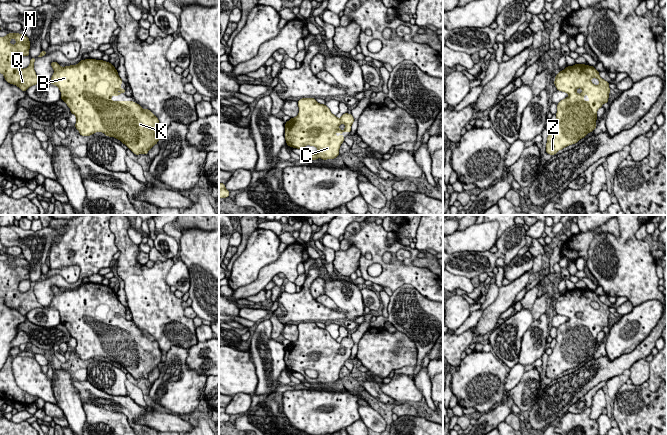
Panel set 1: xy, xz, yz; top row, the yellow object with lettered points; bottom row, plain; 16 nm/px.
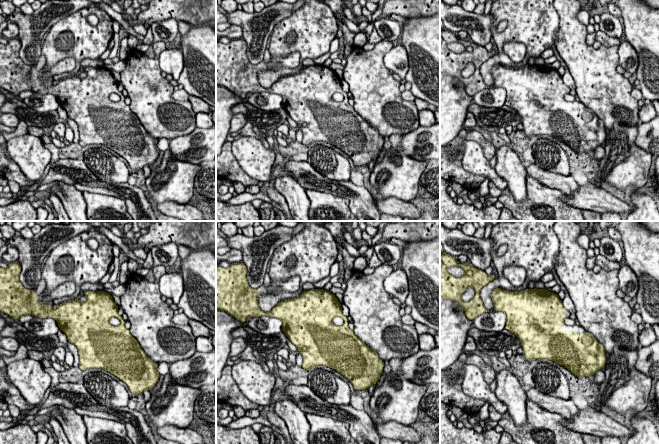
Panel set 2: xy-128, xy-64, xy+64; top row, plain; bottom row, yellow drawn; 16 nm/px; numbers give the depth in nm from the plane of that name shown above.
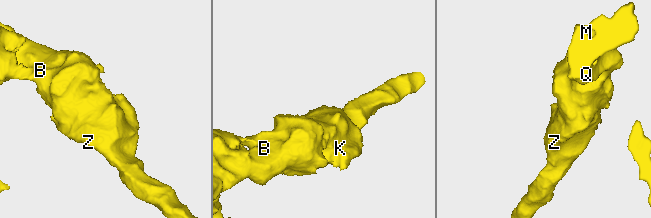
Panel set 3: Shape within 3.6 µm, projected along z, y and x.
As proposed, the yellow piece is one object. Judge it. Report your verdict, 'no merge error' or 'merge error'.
no merge error

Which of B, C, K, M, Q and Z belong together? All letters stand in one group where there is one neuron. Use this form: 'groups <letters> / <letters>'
groups B C K M Q Z

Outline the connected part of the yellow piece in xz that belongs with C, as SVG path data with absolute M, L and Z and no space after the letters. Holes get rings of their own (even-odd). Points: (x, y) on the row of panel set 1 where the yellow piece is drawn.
M301 98L298 102L299 113L285 124L285 140L290 147L301 149L306 158L316 160L334 159L344 142L343 132L351 132L354 122L352 114L344 113L340 118L330 109L319 104L314 98ZM305 146L315 146L317 154L310 154Z

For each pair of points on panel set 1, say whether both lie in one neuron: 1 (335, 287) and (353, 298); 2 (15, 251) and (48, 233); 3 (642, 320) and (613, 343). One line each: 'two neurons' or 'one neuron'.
1: one neuron
2: two neurons
3: one neuron

